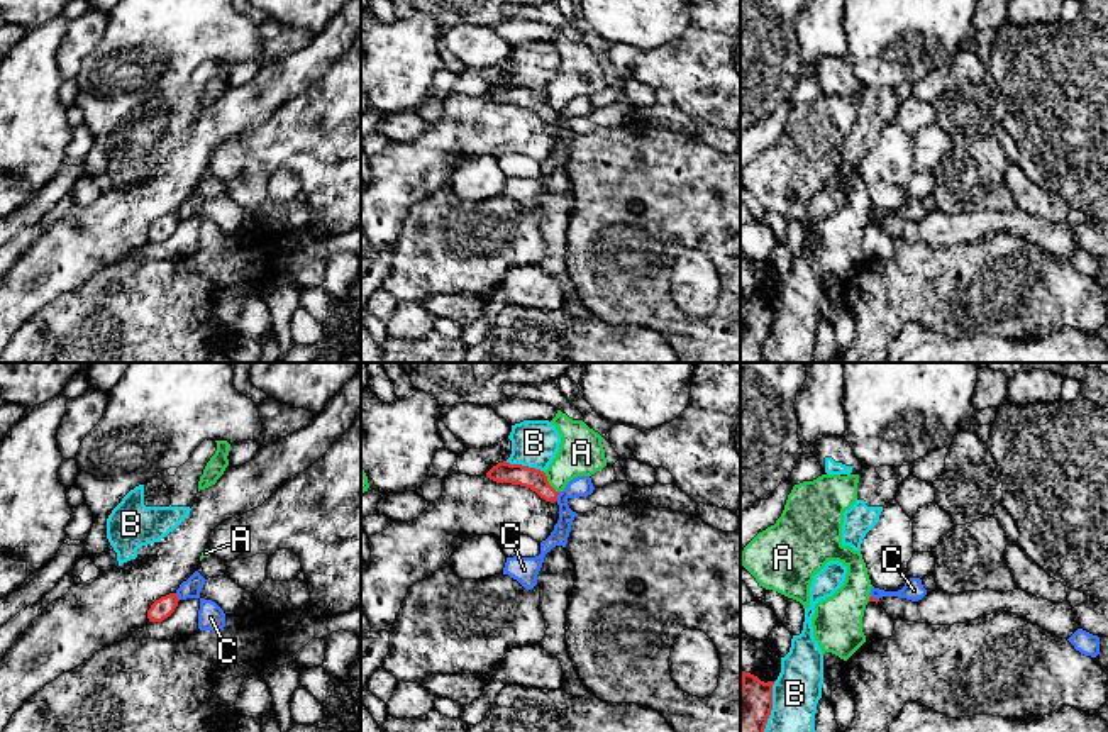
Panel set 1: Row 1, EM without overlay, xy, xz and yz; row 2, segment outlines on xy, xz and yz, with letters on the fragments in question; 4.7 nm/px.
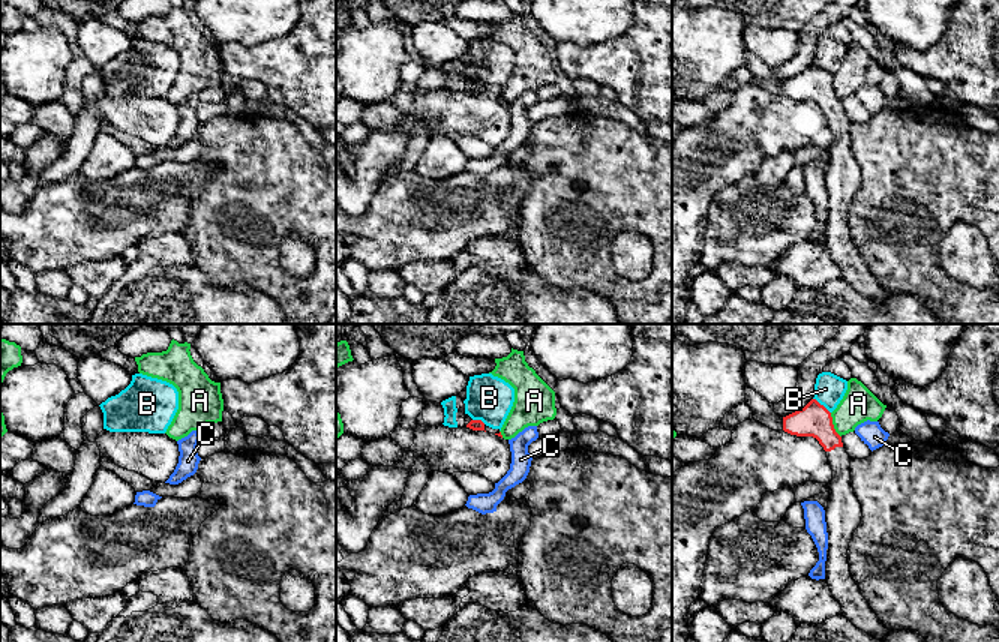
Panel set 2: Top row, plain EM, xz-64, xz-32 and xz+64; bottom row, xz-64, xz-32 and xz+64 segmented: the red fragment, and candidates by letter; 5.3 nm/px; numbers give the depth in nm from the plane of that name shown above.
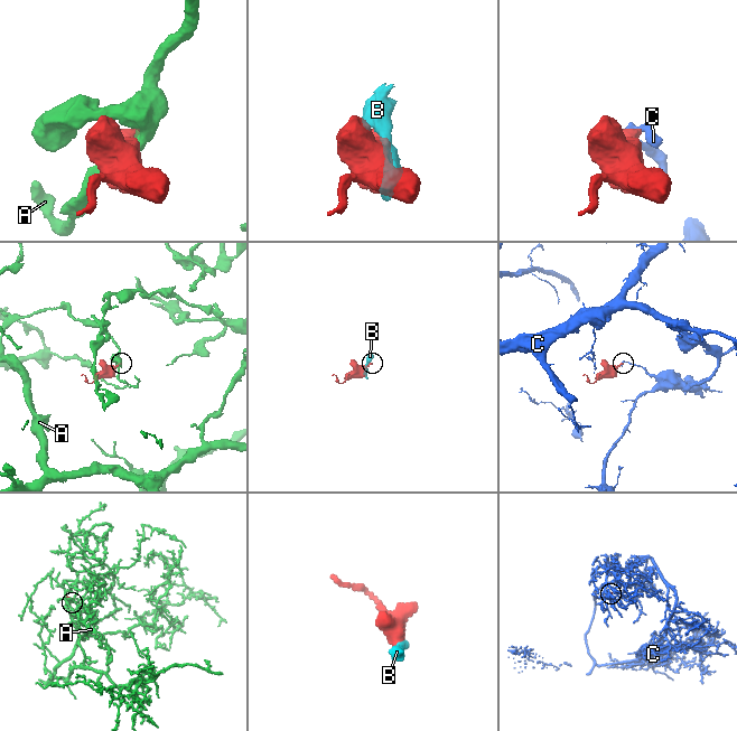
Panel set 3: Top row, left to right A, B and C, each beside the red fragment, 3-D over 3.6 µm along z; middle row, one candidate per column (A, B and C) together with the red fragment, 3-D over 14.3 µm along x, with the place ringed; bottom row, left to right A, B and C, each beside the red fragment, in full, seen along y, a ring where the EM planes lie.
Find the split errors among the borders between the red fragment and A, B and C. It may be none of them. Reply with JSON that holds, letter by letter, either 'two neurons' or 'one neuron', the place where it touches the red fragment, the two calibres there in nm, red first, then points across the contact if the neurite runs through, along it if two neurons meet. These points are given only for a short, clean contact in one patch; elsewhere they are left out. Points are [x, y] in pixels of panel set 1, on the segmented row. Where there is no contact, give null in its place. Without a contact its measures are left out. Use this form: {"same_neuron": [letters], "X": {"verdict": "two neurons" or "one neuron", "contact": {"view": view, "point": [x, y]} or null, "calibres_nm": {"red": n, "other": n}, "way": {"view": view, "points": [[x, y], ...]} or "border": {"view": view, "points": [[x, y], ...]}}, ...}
{"same_neuron": [], "A": {"verdict": "two neurons", "contact": {"view": "xz", "point": [548, 483]}, "calibres_nm": {"red": 100, "other": 220}, "border": {"view": "xz", "points": [[544, 473], [546, 480], [558, 492]]}}, "B": {"verdict": "two neurons", "contact": {"view": "yz", "point": [771, 707]}, "calibres_nm": {"red": 200, "other": 220}}, "C": {"verdict": "two neurons", "contact": {"view": "xz", "point": [556, 497]}, "calibres_nm": {"red": 100, "other": 100}, "border": {"view": "xz", "points": [[559, 492], [556, 500]]}}}

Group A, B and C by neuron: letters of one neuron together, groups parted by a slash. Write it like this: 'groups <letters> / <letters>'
groups A / B / C

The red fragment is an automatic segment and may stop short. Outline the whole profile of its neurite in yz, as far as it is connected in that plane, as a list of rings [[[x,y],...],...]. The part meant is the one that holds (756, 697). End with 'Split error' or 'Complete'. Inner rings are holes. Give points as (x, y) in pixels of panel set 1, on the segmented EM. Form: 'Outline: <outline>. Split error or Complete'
Outline: [[[740,669],[740,732],[764,732],[773,710],[774,681],[761,681]]]. Complete

